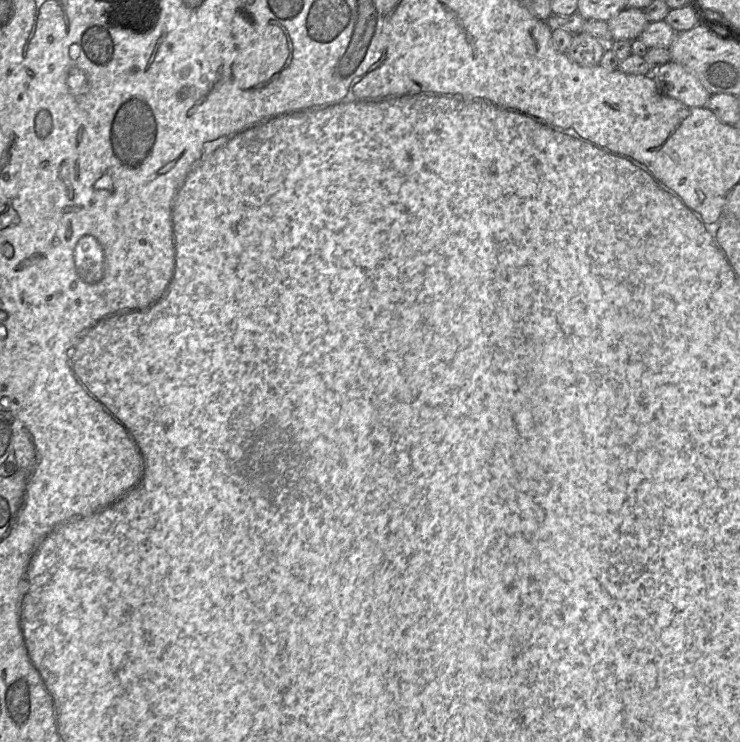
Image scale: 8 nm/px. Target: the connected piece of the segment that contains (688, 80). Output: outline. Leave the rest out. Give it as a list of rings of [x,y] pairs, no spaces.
[[[672,60],[650,75],[663,94],[687,106],[705,107],[711,96],[692,73]]]

